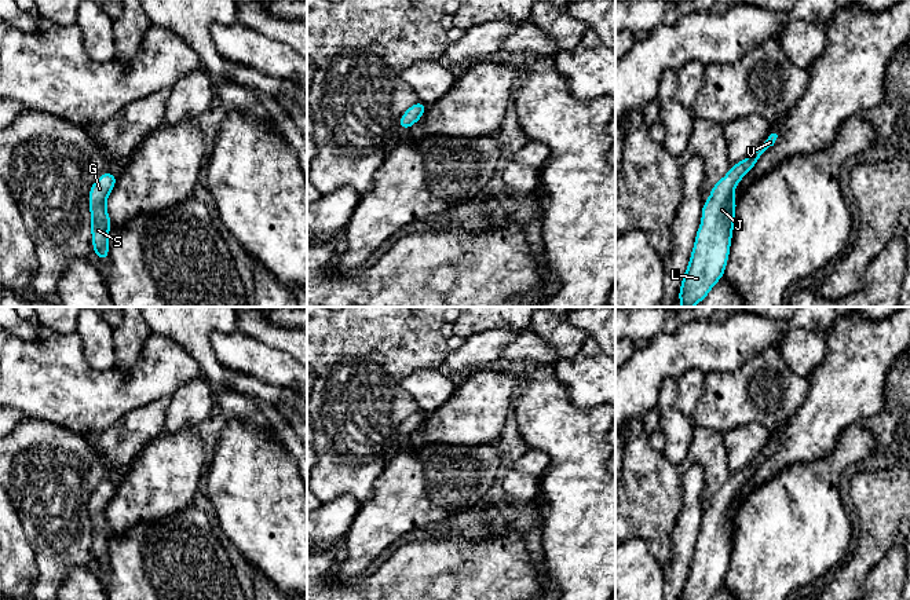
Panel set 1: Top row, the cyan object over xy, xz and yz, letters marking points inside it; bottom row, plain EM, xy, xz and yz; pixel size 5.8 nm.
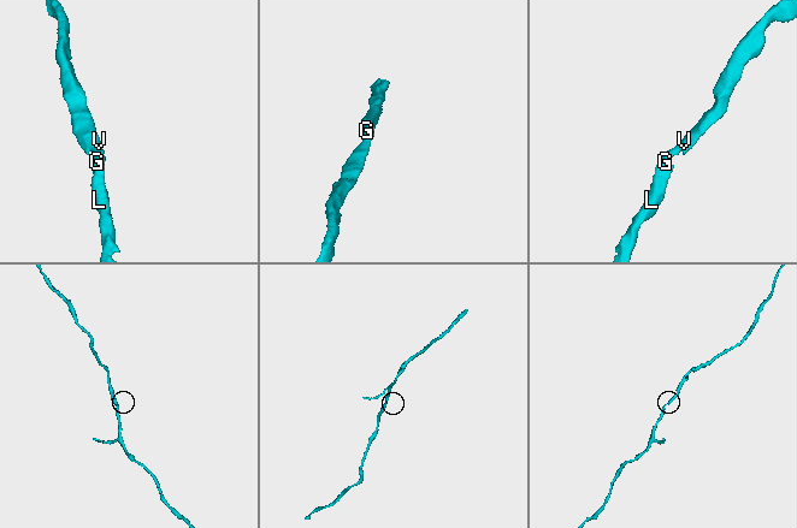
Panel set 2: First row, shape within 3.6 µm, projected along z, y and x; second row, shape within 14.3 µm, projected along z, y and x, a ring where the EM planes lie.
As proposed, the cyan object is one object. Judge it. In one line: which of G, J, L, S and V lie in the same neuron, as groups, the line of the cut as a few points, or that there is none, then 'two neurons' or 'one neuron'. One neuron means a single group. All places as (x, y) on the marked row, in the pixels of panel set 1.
groups G J L S V; cut none; one neuron

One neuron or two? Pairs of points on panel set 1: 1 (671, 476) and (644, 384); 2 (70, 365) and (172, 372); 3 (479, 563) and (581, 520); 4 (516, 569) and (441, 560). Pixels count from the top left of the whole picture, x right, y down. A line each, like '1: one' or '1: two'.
1: two
2: one
3: two
4: one

